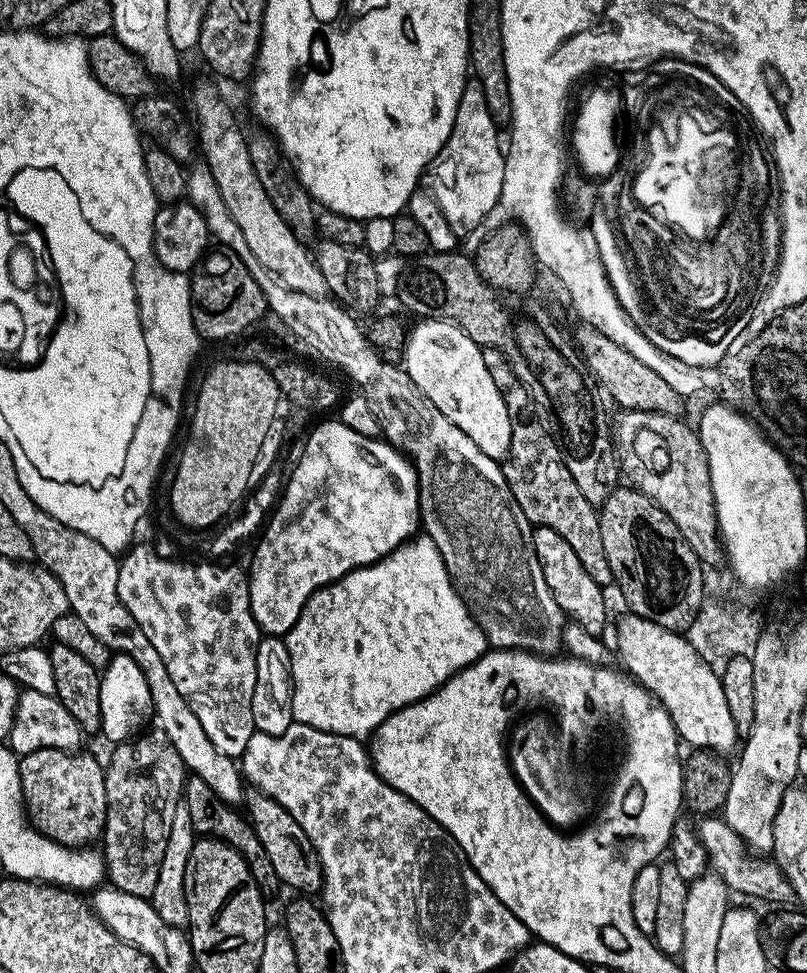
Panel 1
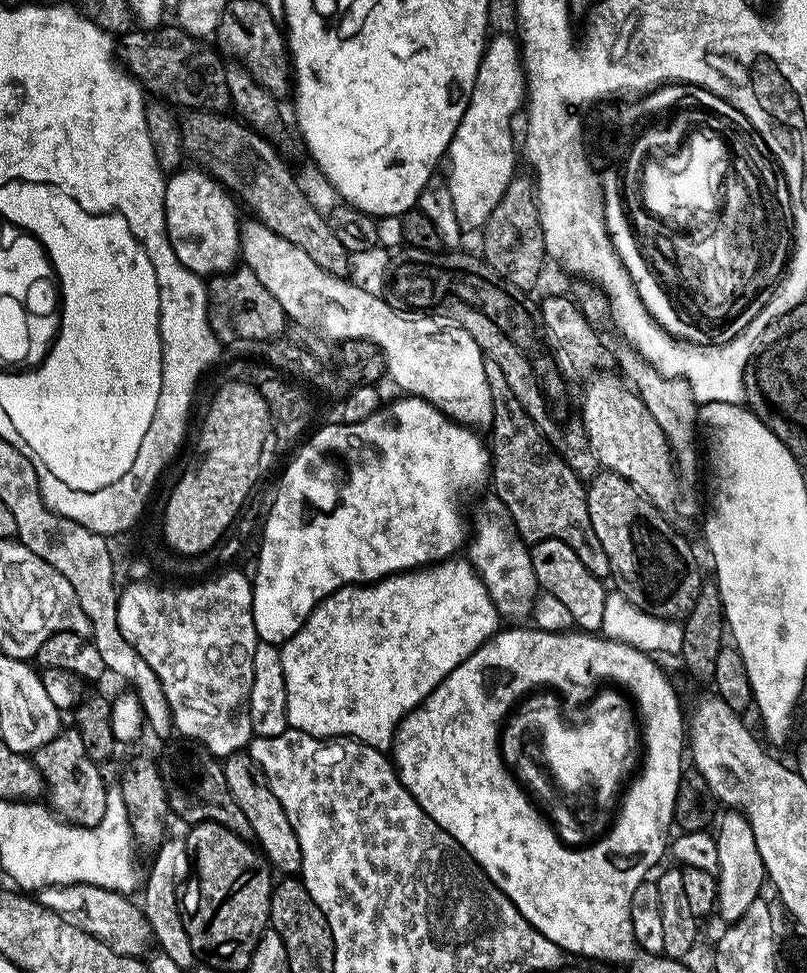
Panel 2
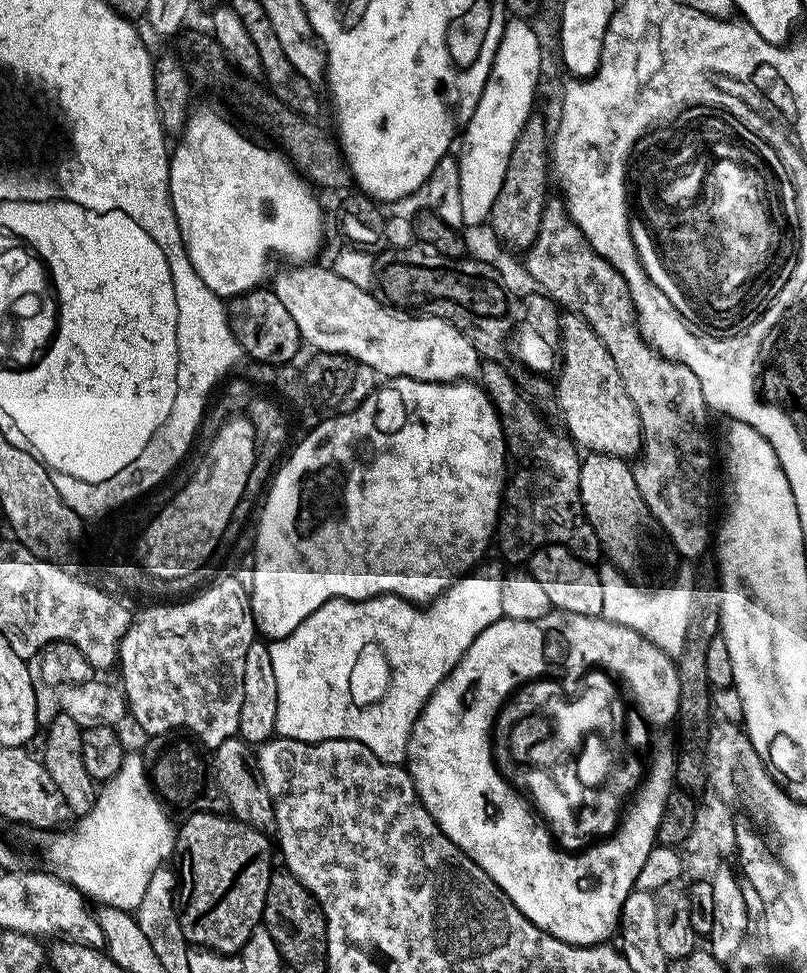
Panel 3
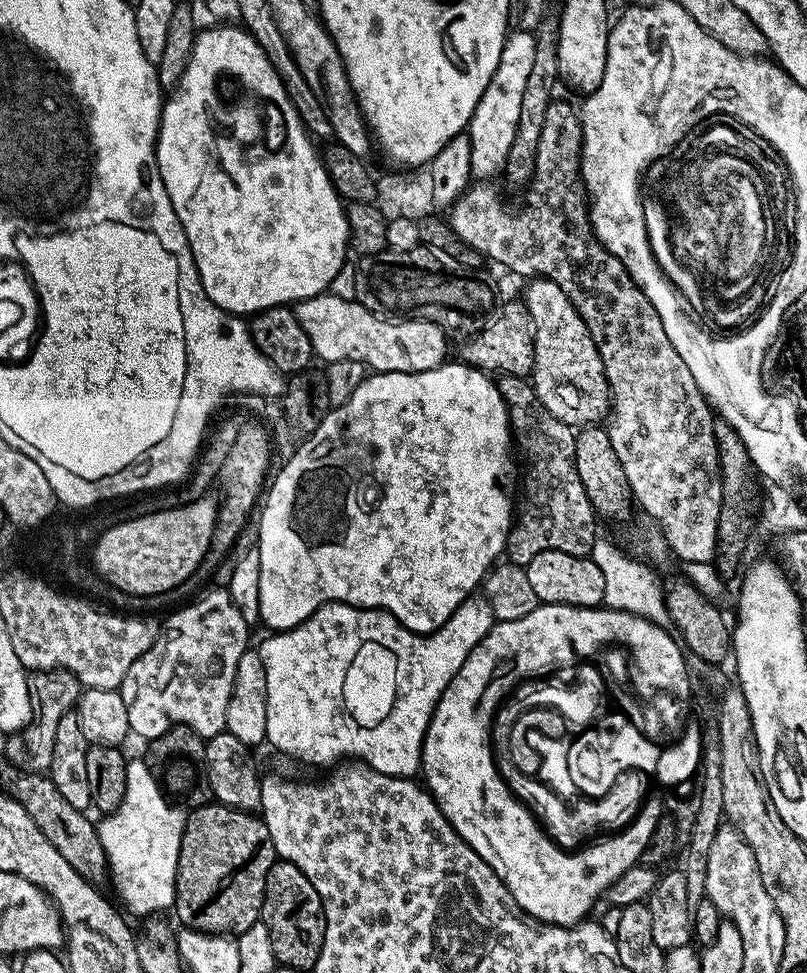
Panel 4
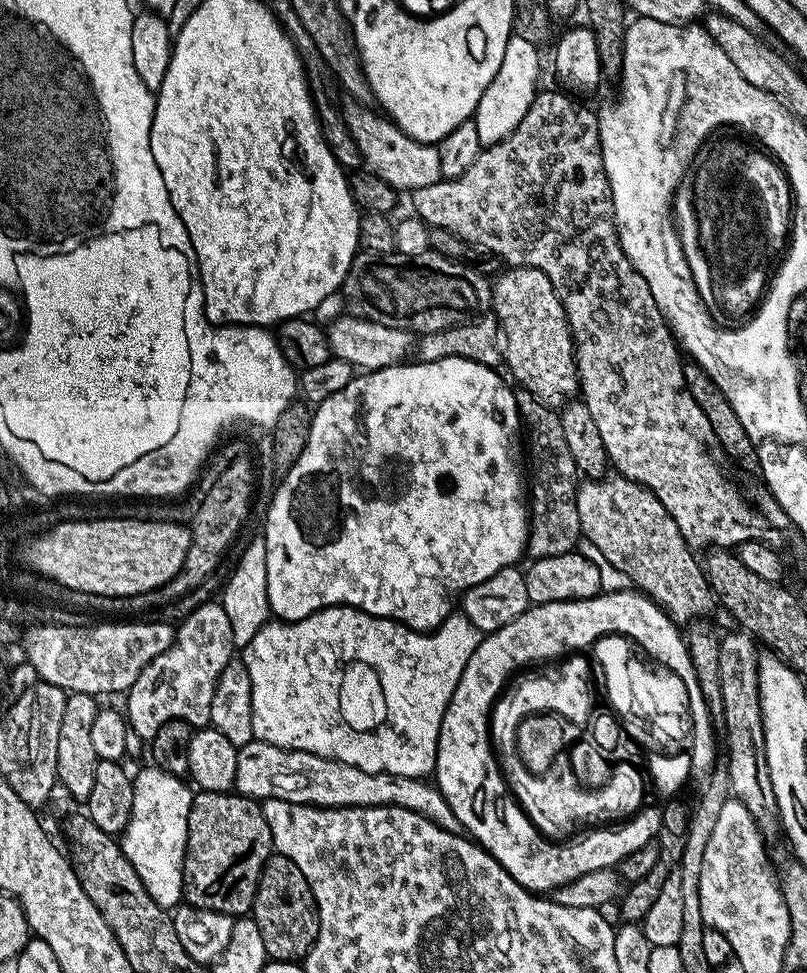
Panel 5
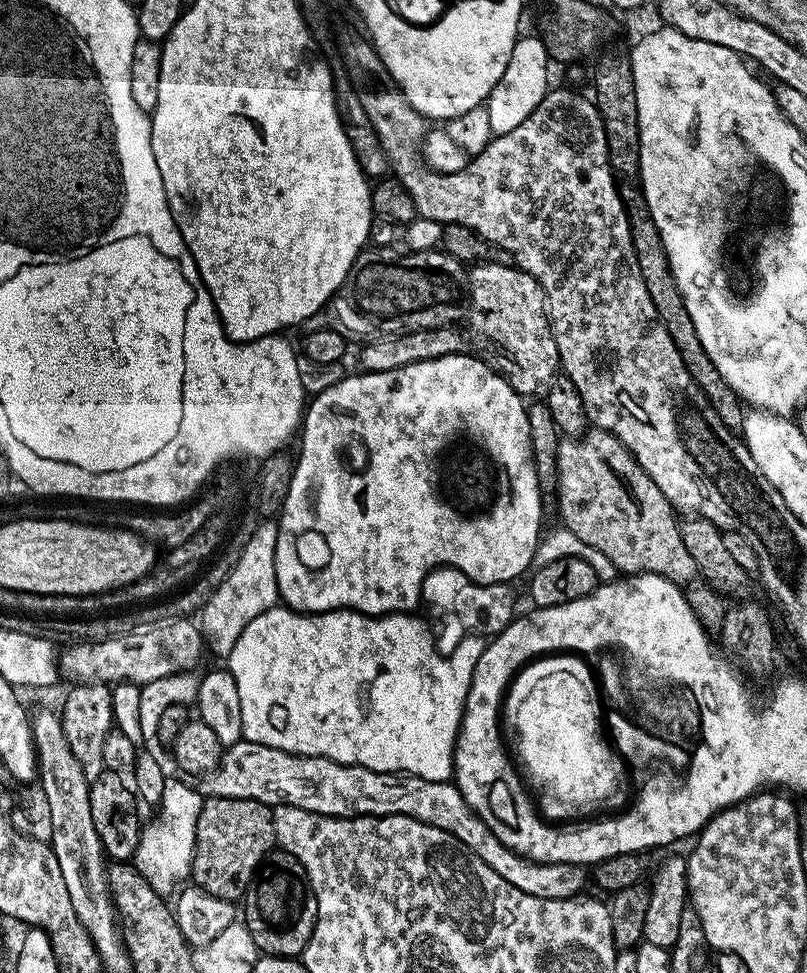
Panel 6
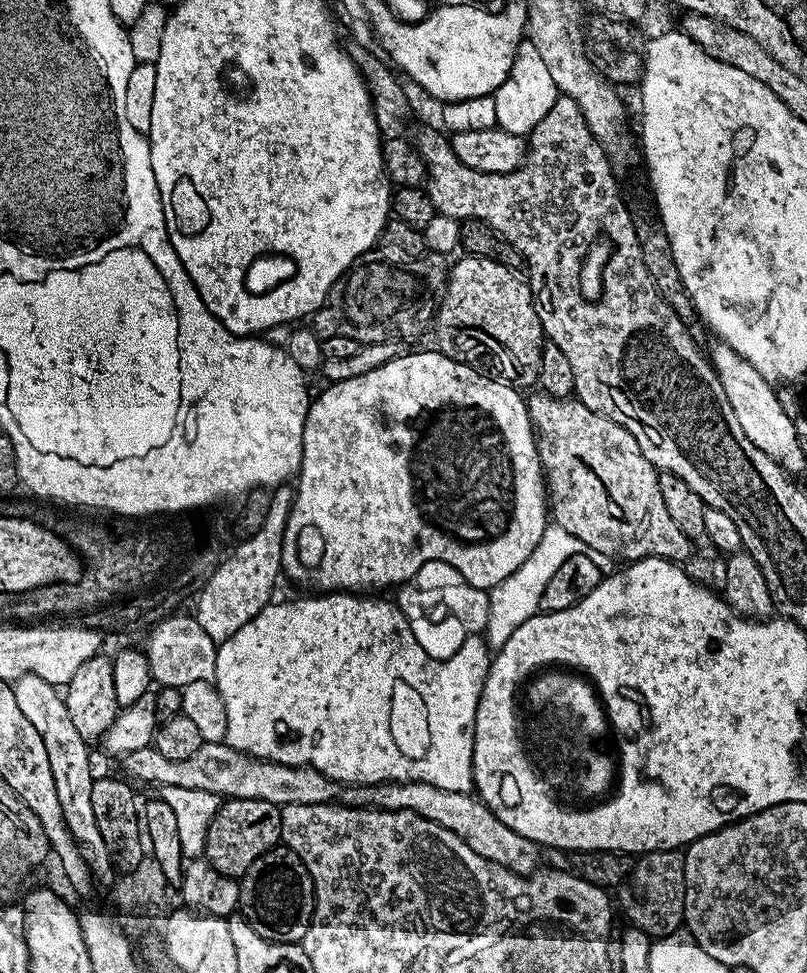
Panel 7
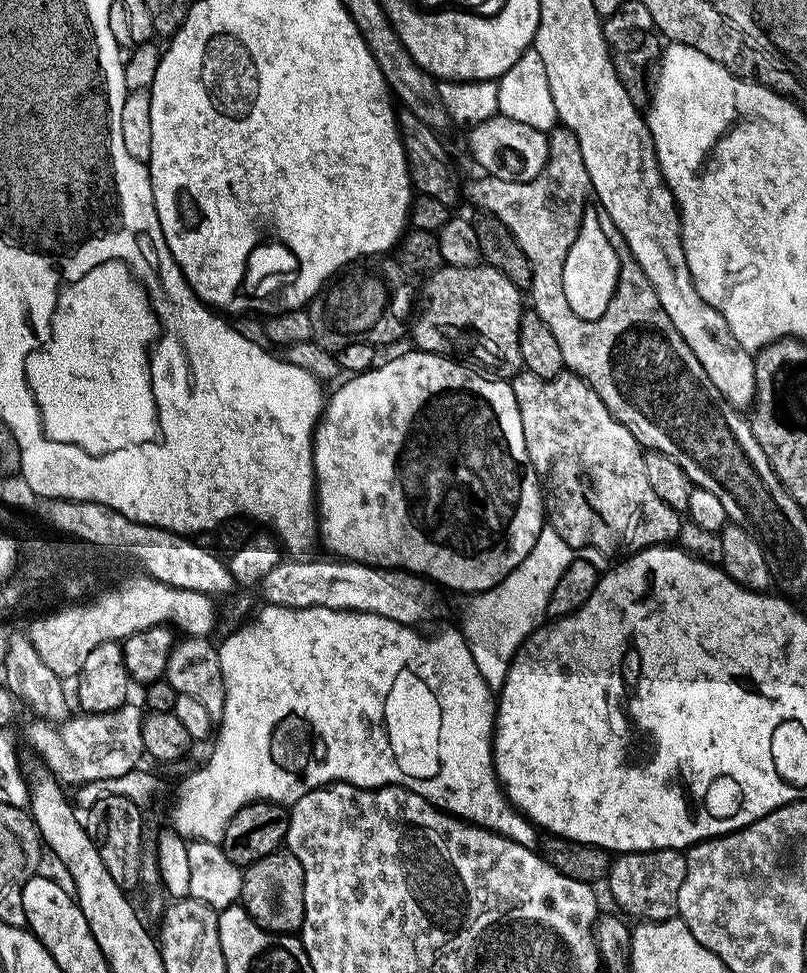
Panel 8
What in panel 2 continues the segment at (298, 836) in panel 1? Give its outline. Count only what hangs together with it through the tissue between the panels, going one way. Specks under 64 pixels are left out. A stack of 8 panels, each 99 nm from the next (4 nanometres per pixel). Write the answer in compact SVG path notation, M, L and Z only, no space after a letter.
M251 751L235 752L232 756L225 756L222 760L224 773L226 774L226 786L230 786L230 794L234 794L234 802L238 802L242 814L250 821L250 830L256 835L255 843L272 865L273 869L280 874L299 873L302 862L302 852L298 846L298 834L290 826L288 812L274 798L274 794L268 789L268 775L254 762Z

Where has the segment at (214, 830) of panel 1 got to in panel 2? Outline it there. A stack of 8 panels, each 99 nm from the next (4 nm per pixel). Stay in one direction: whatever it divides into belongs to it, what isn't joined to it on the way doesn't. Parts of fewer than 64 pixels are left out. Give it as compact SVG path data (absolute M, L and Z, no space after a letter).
M184 744L178 745L177 748L165 747L158 756L160 777L166 781L171 815L185 820L185 825L188 826L193 824L226 826L226 830L238 834L238 838L249 842L255 841L256 835L254 830L250 830L250 821L246 814L242 814L238 802L234 802L230 786L226 786L223 763L203 746Z

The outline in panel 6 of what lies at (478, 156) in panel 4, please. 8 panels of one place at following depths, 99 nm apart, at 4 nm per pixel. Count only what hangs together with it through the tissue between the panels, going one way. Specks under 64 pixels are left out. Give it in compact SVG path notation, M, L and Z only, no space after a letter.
M524 34L517 39L514 50L510 54L510 62L506 62L506 70L502 78L498 78L494 90L488 95L486 101L490 116L490 130L493 134L498 136L506 134L514 130L514 126L522 126L522 122L526 122L526 118L534 114L538 102L542 102L544 95L550 91L548 64L550 65L550 57L539 35Z

